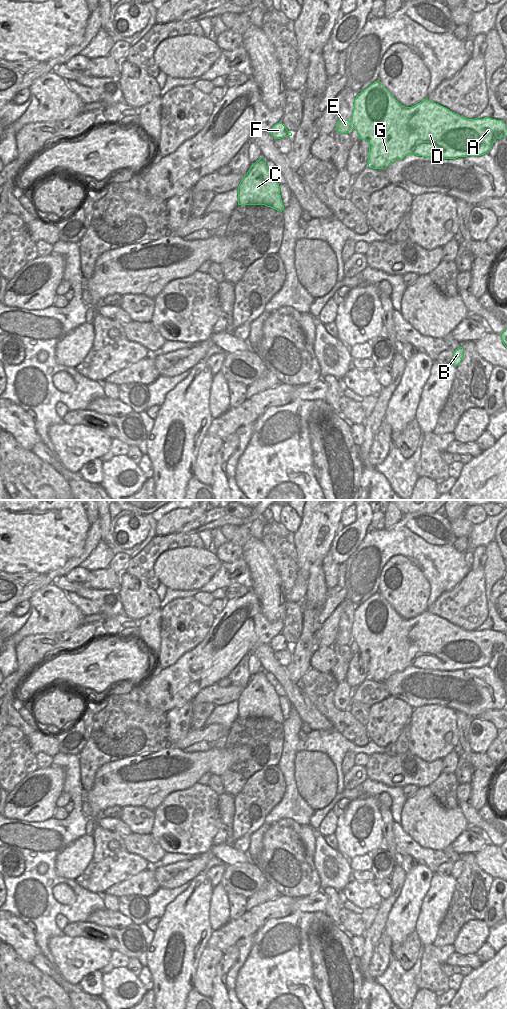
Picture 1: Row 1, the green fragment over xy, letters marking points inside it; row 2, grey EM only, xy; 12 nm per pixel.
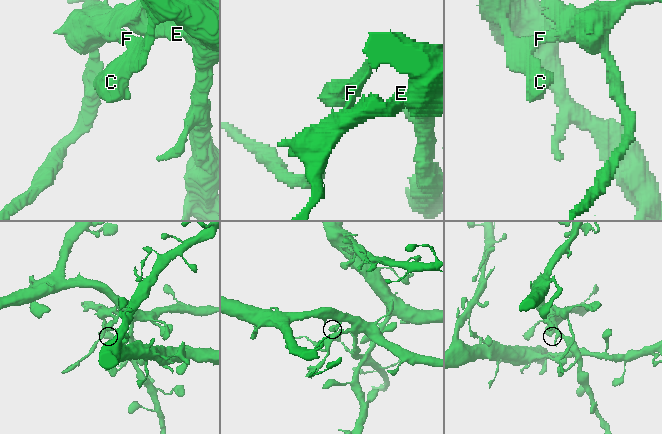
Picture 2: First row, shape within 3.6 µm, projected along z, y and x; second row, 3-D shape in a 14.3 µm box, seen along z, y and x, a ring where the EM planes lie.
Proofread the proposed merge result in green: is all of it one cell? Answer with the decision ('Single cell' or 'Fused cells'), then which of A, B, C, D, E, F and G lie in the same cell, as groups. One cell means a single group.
Fused cells. Groups: A B C D F G / E.

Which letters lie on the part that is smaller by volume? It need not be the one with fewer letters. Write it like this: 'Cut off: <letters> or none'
Cut off: E

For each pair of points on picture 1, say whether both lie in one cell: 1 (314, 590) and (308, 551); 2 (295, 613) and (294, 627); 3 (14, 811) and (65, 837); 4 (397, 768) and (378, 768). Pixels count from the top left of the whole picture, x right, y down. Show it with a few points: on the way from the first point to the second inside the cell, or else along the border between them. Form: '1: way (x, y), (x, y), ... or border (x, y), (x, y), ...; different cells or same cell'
1: border (321, 563), (313, 563), (310, 566), (306, 589); different cells
2: way (294, 616), (294, 624); same cell
3: border (52, 816), (39, 822), (14, 819); different cells
4: way (392, 768), (383, 768); same cell

